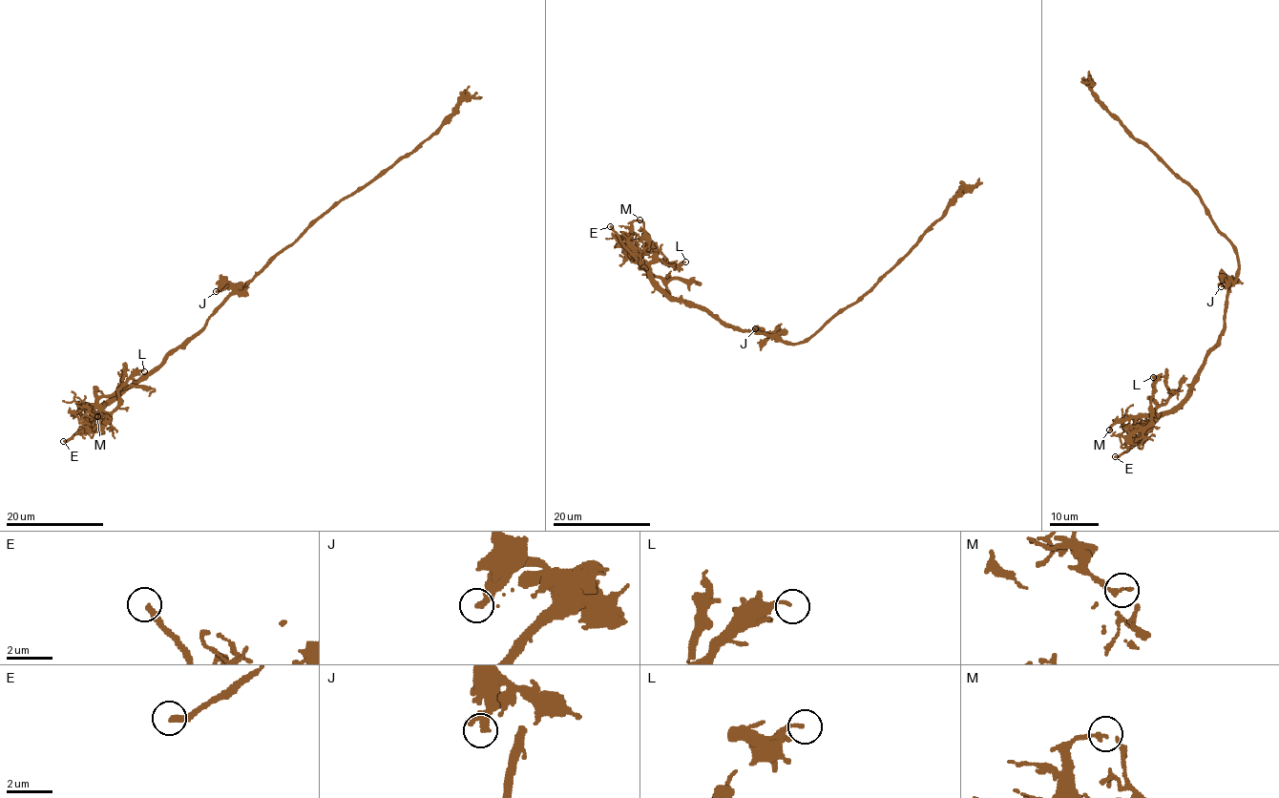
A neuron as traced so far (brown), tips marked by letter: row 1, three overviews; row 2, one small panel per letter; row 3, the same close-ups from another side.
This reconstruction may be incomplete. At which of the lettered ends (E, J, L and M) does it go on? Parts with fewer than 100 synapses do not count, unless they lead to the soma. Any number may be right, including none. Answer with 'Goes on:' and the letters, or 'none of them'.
Goes on: E

